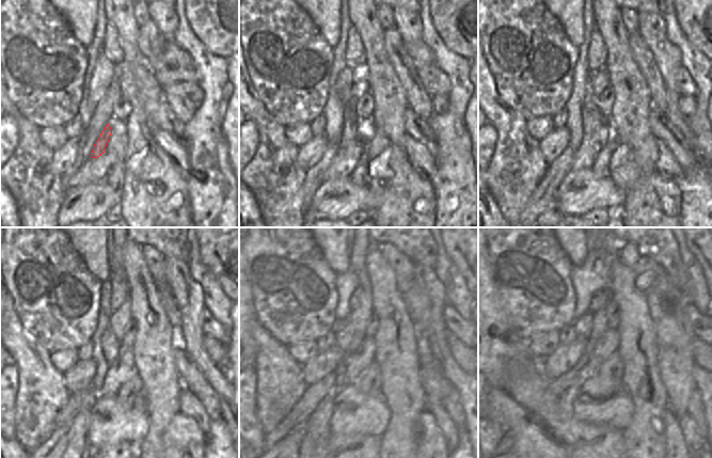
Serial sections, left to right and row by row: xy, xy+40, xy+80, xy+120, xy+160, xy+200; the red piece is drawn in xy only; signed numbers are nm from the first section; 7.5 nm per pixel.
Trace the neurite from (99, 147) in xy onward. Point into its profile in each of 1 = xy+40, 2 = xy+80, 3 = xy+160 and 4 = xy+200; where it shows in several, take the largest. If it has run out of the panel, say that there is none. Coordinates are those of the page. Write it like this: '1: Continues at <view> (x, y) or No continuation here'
1: Continues at xy+40 (350, 122)
2: Continues at xy+80 (591, 117)
3: Continues at xy+160 (342, 328)
4: Continues at xy+200 (585, 321).

